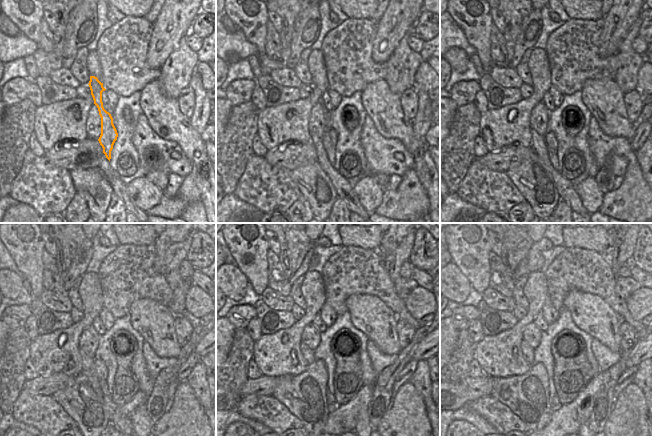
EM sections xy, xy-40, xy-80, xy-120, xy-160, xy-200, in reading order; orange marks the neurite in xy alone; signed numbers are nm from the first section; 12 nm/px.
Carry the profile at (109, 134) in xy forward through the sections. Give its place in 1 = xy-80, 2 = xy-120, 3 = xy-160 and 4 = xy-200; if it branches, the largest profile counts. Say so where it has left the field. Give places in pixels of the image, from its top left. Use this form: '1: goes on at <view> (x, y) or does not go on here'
1: goes on at xy-80 (551, 141)
2: goes on at xy-120 (101, 368)
3: goes on at xy-160 (319, 366)
4: goes on at xy-200 (540, 367)

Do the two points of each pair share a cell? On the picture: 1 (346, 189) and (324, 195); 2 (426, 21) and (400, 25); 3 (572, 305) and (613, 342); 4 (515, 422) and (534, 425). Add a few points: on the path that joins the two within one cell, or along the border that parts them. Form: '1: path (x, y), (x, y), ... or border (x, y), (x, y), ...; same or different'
1: border (325, 171), (338, 197); different
2: border (422, 10), (415, 22); different
3: path (582, 311), (603, 332); same
4: border (509, 408), (526, 425); different

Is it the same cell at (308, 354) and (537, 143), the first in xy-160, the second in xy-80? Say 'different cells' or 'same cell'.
same cell

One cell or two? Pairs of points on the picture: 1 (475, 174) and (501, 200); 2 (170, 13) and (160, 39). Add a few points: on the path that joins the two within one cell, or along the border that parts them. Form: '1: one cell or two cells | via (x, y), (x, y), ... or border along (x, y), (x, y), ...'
1: one cell | via (483, 176), (486, 177), (488, 186), (494, 192)
2: one cell | via (170, 19), (170, 26), (166, 33)

